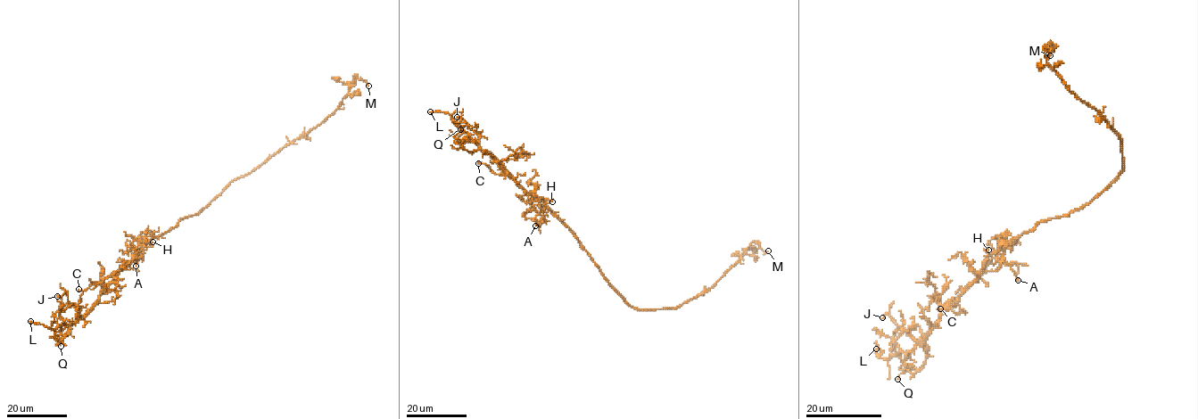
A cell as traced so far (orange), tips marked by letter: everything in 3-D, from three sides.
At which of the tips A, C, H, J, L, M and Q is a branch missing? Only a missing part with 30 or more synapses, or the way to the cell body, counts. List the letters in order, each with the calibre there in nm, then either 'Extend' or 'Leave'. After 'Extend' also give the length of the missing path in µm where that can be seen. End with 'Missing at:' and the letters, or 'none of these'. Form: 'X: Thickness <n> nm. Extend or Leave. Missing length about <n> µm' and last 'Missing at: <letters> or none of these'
A: Thickness 160 nm. Leave
C: Thickness 170 nm. Leave
H: Thickness 80 nm. Leave
J: Thickness 140 nm. Leave
L: Thickness 170 nm. Extend. Missing length about 35 µm
M: Thickness 200 nm. Leave
Q: Thickness 120 nm. Leave
Missing at: L

